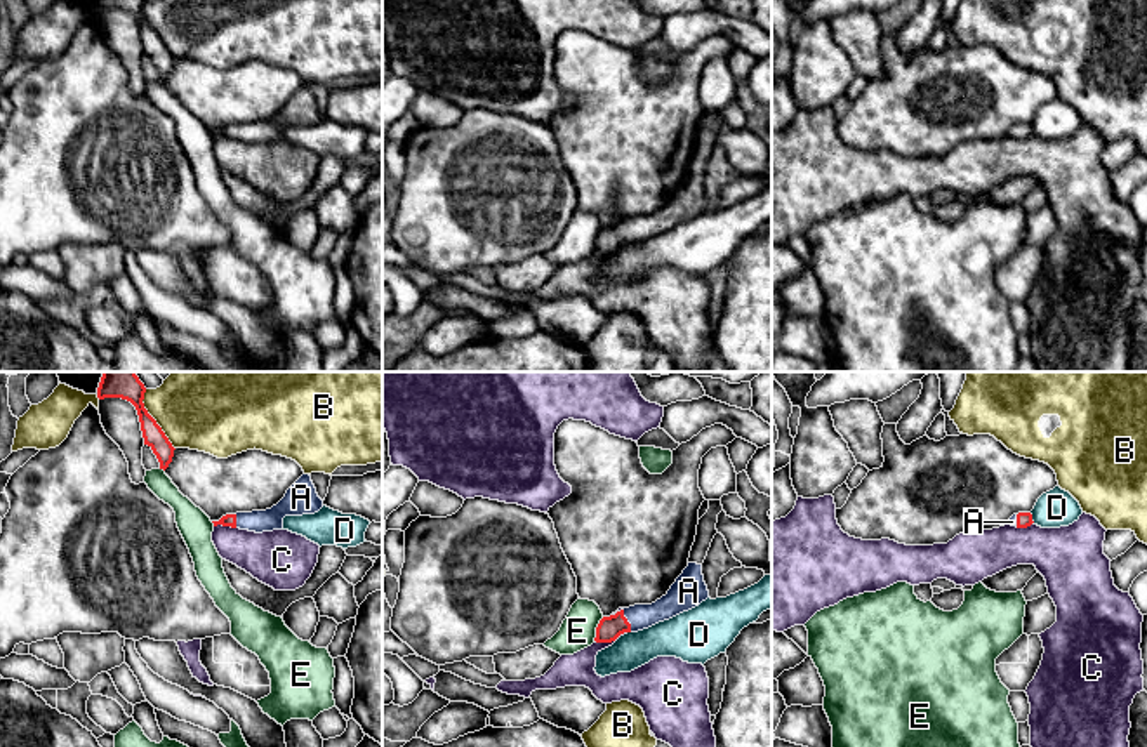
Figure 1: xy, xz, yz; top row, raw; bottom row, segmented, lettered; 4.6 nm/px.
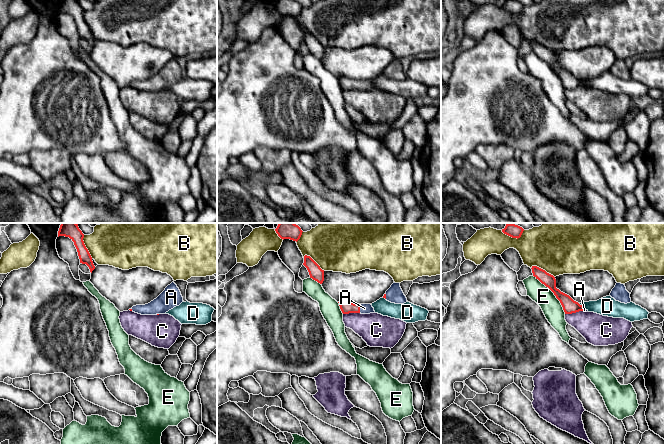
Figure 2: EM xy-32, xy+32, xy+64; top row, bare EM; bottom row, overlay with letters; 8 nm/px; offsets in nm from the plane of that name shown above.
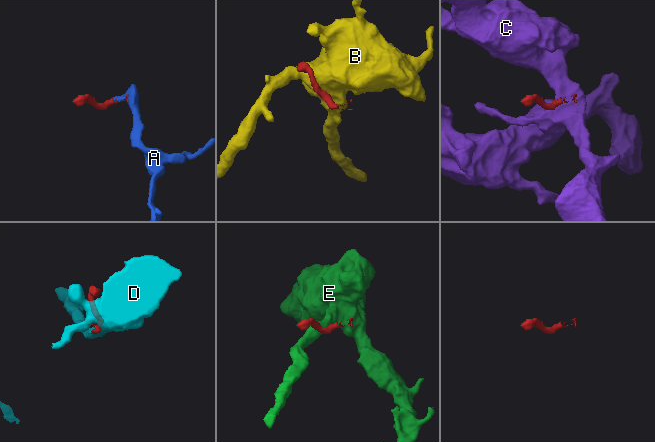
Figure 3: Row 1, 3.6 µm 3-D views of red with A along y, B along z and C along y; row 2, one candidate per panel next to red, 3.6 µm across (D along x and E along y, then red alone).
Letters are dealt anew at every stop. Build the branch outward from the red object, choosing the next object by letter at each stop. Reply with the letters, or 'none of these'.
A

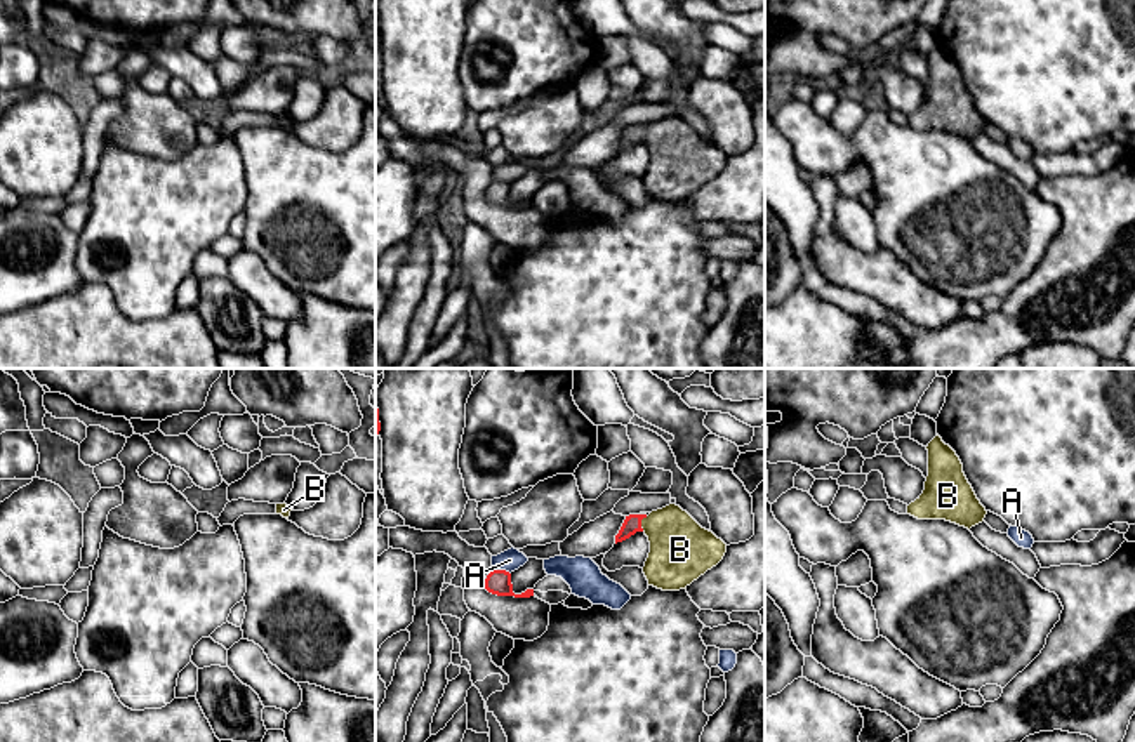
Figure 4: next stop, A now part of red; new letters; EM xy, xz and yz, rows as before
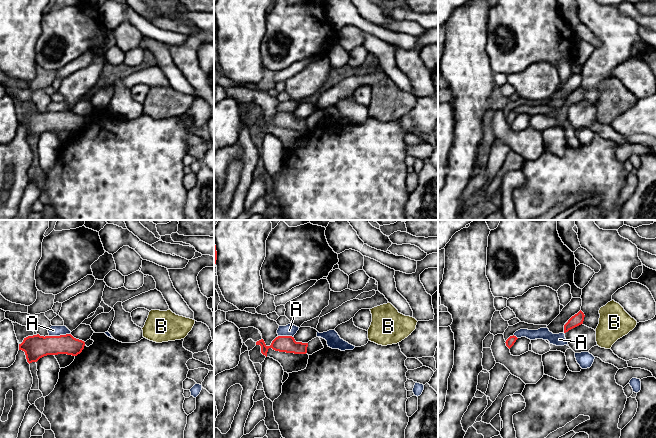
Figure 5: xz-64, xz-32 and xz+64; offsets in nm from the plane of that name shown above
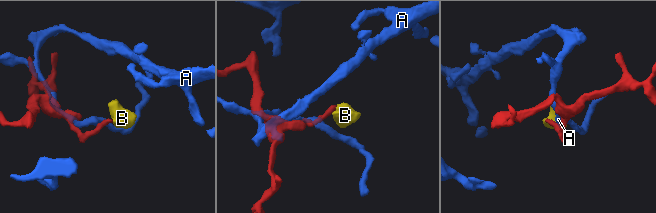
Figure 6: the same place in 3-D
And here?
B

